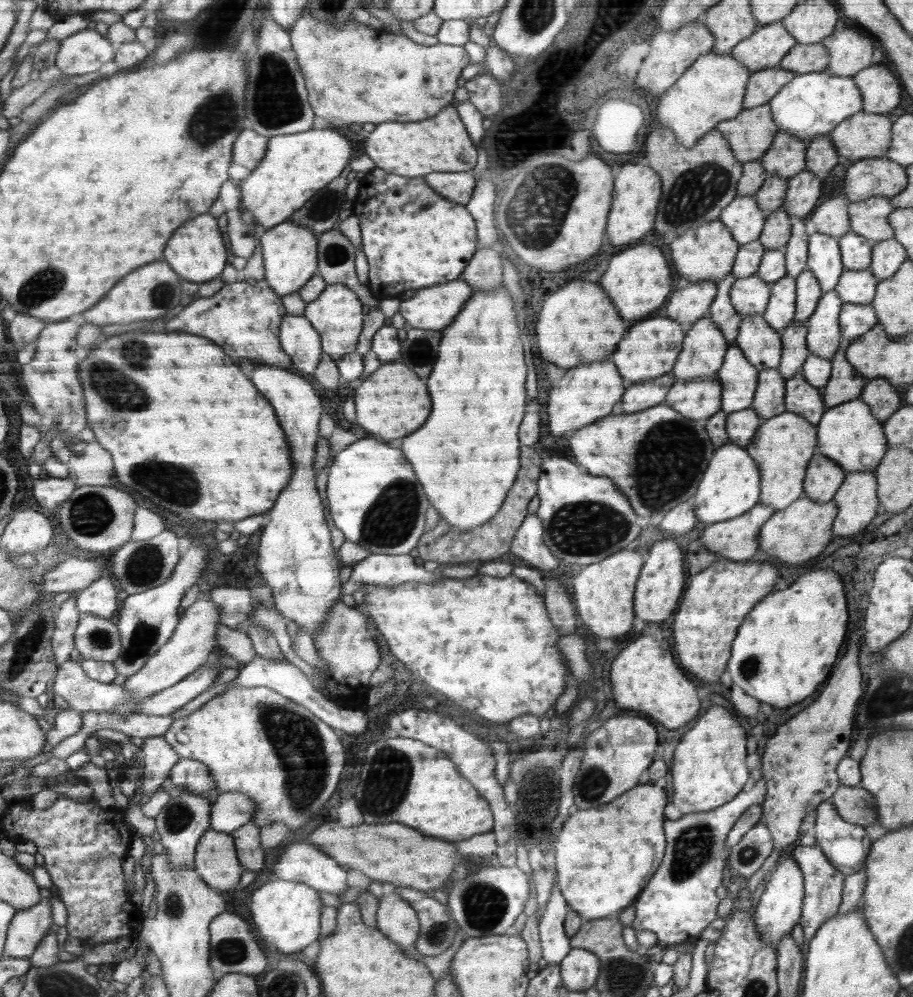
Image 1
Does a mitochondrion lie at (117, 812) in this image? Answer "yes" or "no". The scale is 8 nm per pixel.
no

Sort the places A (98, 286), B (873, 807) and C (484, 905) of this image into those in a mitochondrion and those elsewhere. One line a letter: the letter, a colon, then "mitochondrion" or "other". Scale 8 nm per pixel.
A: other
B: other
C: mitochondrion

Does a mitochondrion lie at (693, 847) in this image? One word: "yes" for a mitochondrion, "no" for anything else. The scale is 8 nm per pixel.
yes

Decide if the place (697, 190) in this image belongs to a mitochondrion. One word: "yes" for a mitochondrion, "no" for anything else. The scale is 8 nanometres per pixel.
yes

